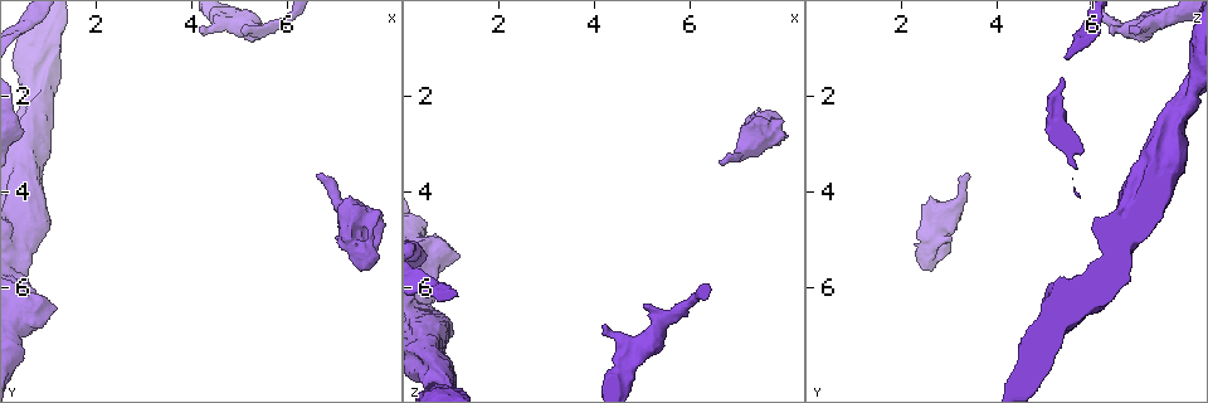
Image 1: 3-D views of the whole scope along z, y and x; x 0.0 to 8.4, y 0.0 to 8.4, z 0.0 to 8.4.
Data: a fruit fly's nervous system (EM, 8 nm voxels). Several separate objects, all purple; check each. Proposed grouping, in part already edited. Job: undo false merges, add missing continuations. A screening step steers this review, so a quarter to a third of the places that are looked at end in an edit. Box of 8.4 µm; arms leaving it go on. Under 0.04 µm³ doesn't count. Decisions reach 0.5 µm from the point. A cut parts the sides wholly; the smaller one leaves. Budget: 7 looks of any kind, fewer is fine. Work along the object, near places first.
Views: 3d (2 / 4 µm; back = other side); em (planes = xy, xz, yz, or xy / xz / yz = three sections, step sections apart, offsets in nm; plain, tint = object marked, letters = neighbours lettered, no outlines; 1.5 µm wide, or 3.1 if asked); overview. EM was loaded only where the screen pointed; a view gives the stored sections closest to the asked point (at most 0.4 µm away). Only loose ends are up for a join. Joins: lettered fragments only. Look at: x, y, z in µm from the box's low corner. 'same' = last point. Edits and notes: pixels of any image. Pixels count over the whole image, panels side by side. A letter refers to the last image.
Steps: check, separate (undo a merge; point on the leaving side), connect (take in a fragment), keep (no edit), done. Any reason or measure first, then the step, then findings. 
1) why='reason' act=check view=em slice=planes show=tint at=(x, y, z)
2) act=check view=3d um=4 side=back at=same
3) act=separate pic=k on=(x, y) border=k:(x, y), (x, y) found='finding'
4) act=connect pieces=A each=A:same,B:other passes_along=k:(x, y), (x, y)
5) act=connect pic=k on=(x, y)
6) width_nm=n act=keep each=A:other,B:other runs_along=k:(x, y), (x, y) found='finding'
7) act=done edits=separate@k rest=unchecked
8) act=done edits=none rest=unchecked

why='free end' act=check view=em slice=planes show=letters at=(6.70, 3.65, 3.40)

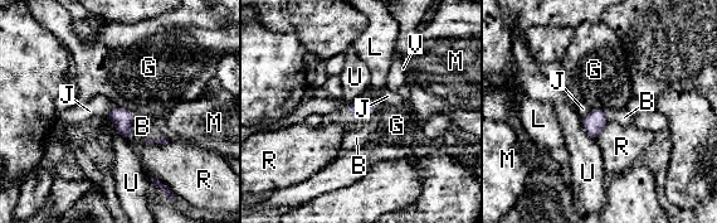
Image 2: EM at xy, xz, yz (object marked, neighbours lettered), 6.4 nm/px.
act=connect pieces=B each=B:same,G:other,J:other,L:other,M:other,R:other,U:other,V:other passes_along=2:(365, 106), (372, 112), (356, 137) found='the cell continues'

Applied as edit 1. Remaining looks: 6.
why='redraw' act=check view=overview

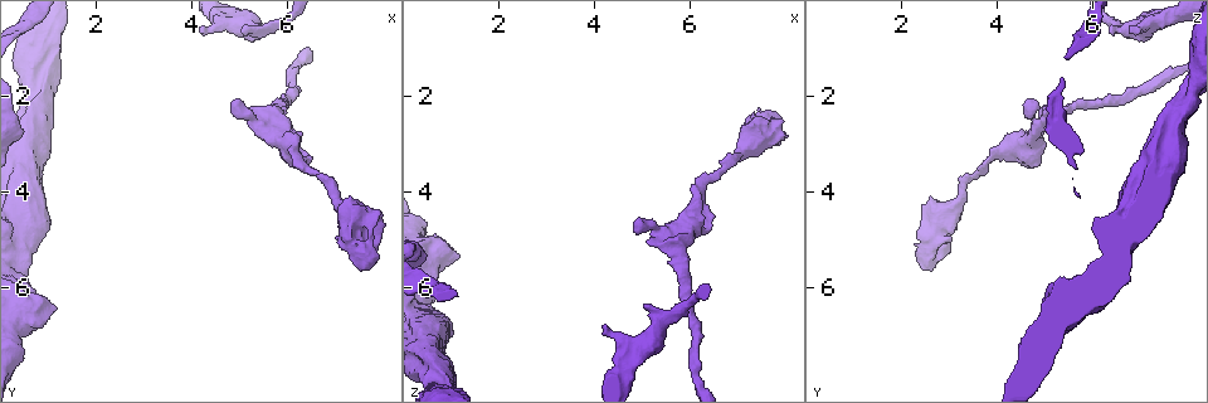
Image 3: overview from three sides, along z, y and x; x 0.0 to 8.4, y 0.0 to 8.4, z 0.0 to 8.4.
why='thick end' act=check view=em slice=planes show=letters at=(4.25, 0.55, 6.80)

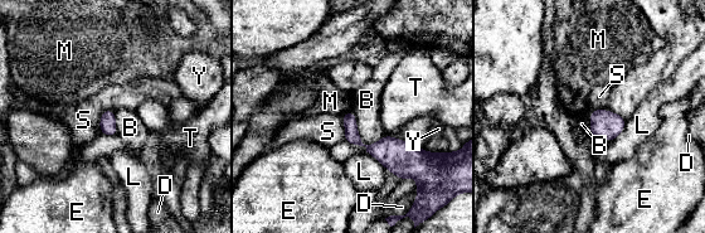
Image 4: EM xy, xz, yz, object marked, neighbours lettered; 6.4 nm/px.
act=keep each=B:other,D:other,E:other,L:other,M:other,S:other,T:other,Y:other border=4:(350, 111), (364, 144), (387, 135) found='none of them fits'

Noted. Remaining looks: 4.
act=done edits=connect@2 rest=unchecked

